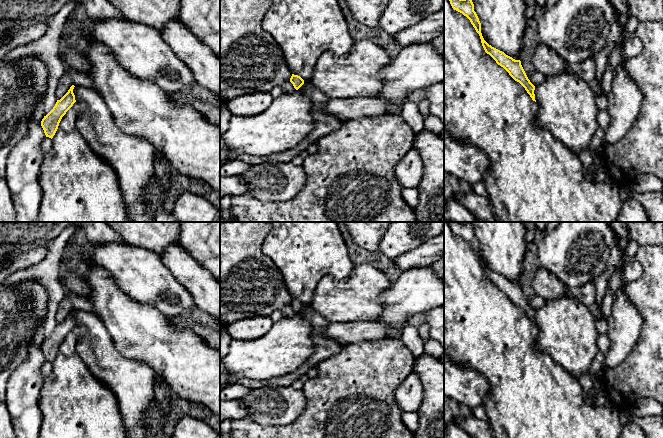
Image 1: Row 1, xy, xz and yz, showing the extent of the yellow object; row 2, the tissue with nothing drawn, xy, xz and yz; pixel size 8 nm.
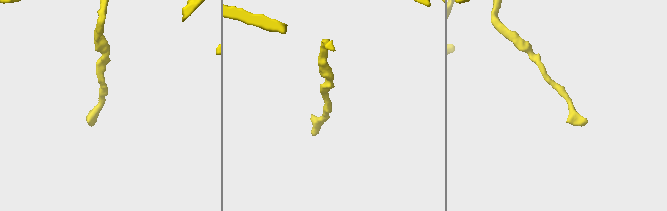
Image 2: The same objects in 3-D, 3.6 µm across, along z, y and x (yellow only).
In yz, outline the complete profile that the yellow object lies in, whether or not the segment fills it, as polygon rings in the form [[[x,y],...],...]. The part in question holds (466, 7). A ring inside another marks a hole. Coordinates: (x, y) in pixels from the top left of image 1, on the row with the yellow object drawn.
[[[449,0],[452,8],[464,16],[466,16],[476,32],[479,34],[482,46],[487,54],[489,54],[498,65],[503,67],[509,75],[517,82],[519,82],[530,95],[533,101],[535,100],[535,86],[528,79],[520,60],[515,60],[512,57],[506,55],[504,52],[489,45],[483,38],[481,33],[481,23],[474,11],[474,4],[472,0]]]

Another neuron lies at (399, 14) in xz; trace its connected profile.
[[[390,0],[379,19],[379,28],[393,35],[421,22],[443,7],[444,0]]]

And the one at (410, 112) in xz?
[[[407,101],[400,115],[415,133],[424,130],[424,116],[420,113],[418,104]]]

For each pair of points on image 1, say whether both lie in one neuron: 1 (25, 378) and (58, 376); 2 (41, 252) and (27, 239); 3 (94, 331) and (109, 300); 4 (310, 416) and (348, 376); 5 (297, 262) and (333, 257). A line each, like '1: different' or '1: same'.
1: different
2: different
3: different
4: same
5: same

